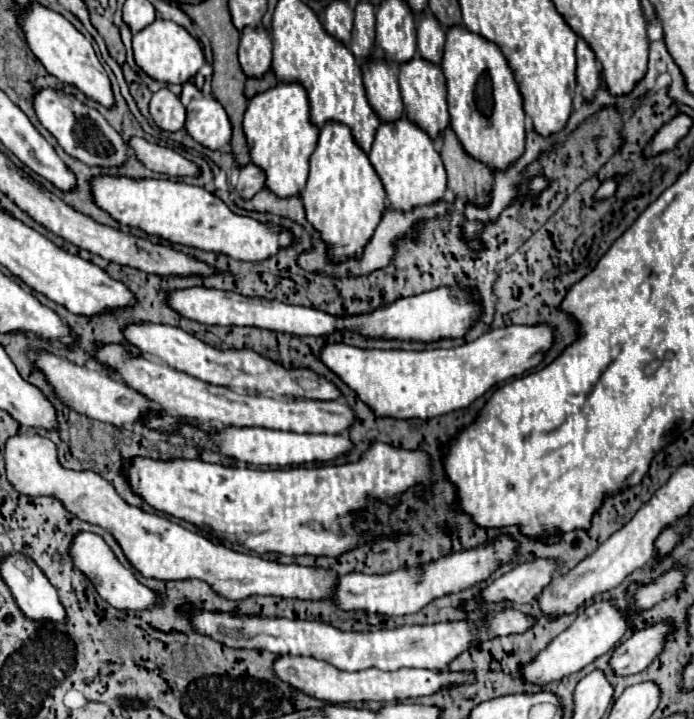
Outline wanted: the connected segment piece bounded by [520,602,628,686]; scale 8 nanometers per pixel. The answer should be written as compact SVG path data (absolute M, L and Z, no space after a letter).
M594 602L582 614L578 614L578 618L568 630L558 634L544 650L540 650L540 654L536 654L536 658L528 662L528 666L520 666L520 678L524 678L524 682L544 686L564 676L570 676L594 662L598 656L612 650L614 644L620 642L626 628L628 620L624 620L622 614L610 602Z

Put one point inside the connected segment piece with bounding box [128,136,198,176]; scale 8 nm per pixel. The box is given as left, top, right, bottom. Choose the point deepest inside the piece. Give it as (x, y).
(159, 159)

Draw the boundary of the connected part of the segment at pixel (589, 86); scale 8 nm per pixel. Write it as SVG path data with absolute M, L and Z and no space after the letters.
M580 38L576 44L576 80L582 86L582 98L592 102L594 100L594 92L600 86L600 66L596 62L594 52L588 48L588 44Z

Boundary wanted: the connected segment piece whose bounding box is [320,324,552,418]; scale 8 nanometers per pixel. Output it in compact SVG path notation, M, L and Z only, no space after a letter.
M546 324L536 326L506 326L500 330L490 330L476 338L454 348L434 348L434 350L370 350L356 348L342 342L324 344L320 350L320 362L334 372L354 394L362 400L376 416L388 418L432 418L448 414L470 406L476 398L486 394L500 382L506 382L514 376L524 374L544 360L544 354L552 346L552 328Z

